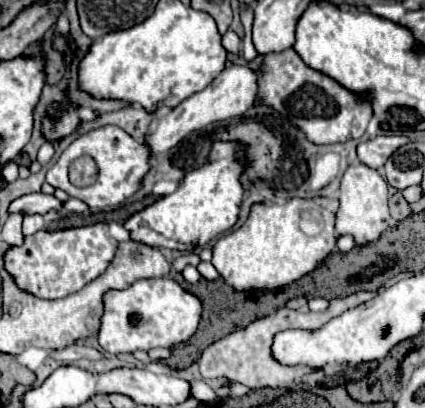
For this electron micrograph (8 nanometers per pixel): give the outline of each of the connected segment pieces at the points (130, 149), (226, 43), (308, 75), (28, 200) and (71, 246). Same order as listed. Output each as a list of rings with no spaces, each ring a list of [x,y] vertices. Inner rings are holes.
[[[107,125],[103,129],[95,129],[87,135],[81,135],[79,139],[75,139],[57,159],[57,163],[47,171],[47,183],[53,185],[55,189],[63,189],[69,197],[81,199],[85,201],[89,207],[115,207],[119,203],[123,203],[125,199],[129,199],[139,187],[143,177],[149,171],[149,149],[143,141],[137,141],[133,137],[129,137],[123,129]],[[81,155],[91,155],[97,161],[99,167],[99,177],[91,187],[75,187],[71,185],[69,177],[67,177],[67,167],[71,161],[75,161]]]
[[[231,29],[223,35],[223,47],[225,47],[229,53],[239,53],[239,43],[241,43],[241,39],[239,39]]]
[[[295,49],[265,55],[263,71],[259,77],[259,99],[257,103],[271,105],[285,121],[291,121],[303,129],[313,143],[341,143],[349,139],[361,139],[373,117],[369,99],[347,91],[343,85],[335,83],[329,75],[315,71],[299,59]]]
[[[31,193],[15,199],[9,205],[9,213],[19,213],[19,215],[45,215],[49,211],[61,211],[63,203],[55,199],[53,195],[43,195],[43,193]]]
[[[107,223],[63,231],[37,231],[25,237],[21,247],[11,247],[5,253],[5,269],[15,277],[23,291],[41,299],[59,299],[83,289],[89,281],[99,277],[111,263],[117,241],[107,235]]]

